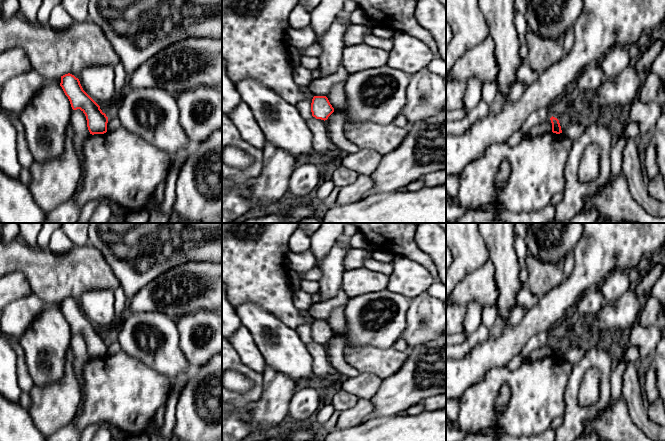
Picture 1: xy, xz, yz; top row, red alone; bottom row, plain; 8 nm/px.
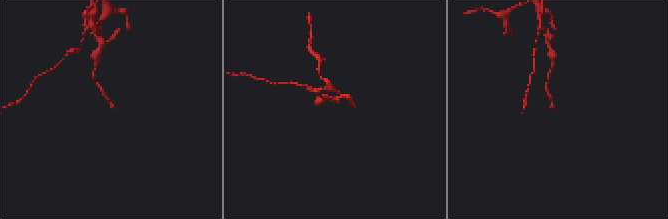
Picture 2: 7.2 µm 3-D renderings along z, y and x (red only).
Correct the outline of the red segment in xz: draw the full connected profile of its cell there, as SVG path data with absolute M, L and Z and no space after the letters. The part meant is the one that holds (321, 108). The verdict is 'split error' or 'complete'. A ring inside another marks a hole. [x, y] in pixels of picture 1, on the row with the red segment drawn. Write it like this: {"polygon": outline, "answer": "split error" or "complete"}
{"polygon": "M314 96L311 103L311 112L316 119L325 121L334 112L334 108L326 96Z", "answer": "complete"}

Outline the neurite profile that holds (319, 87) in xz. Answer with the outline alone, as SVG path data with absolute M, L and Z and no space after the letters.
M341 63L335 73L325 77L323 76L319 79L313 79L308 85L308 89L314 96L327 96L333 85L346 81L349 75L350 74Z

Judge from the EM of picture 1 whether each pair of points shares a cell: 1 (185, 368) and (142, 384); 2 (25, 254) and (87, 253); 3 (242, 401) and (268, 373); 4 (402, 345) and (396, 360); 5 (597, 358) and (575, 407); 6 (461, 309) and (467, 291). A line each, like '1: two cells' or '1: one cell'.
1: two cells
2: one cell
3: two cells
4: two cells
5: one cell
6: two cells

